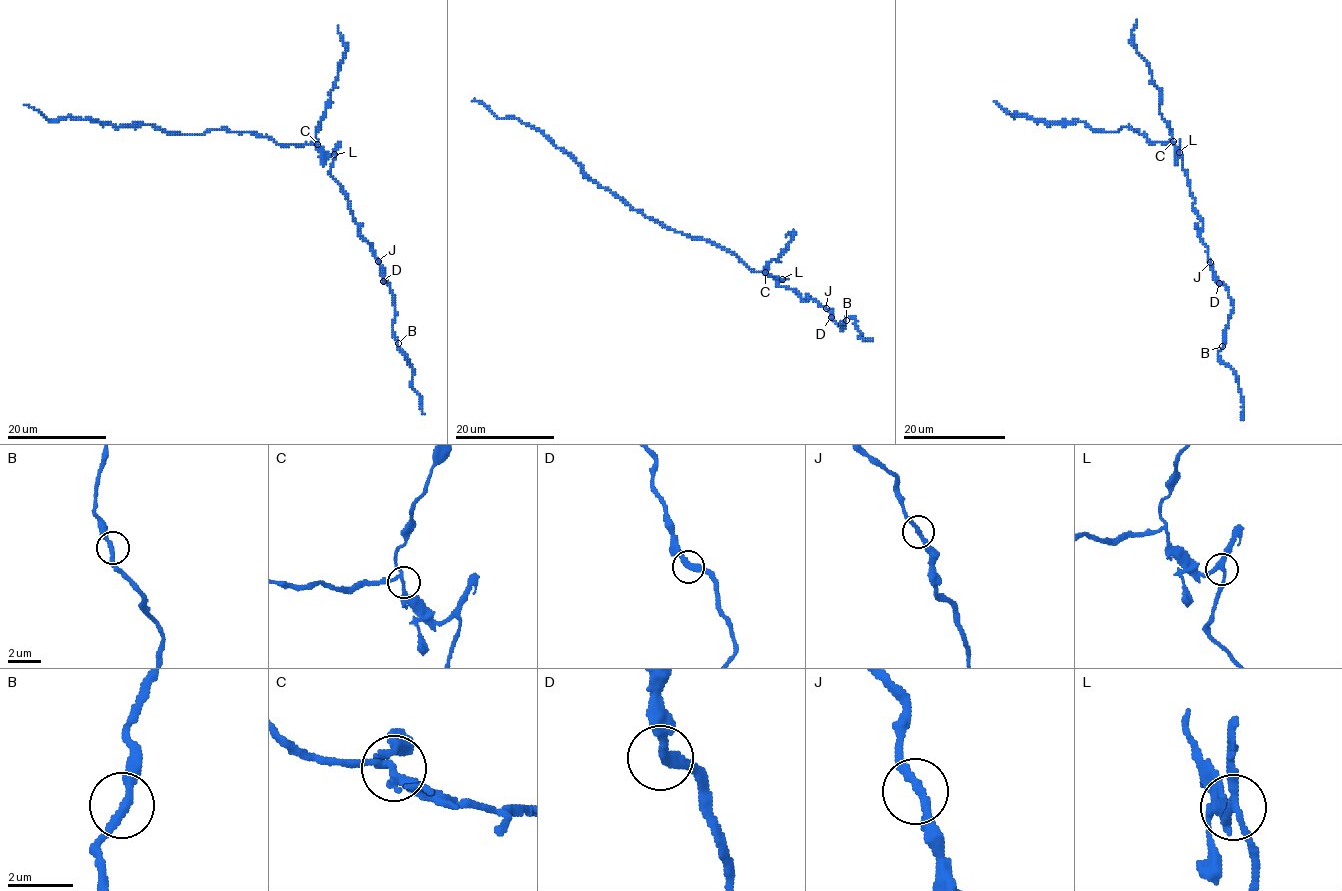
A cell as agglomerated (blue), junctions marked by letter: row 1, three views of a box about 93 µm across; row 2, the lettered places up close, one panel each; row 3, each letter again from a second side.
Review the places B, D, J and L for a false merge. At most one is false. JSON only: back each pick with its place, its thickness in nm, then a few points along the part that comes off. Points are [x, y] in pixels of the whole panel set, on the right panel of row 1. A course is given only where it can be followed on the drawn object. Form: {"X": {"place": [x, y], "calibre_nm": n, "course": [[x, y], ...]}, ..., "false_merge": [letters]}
{"L": {"place": [1179, 152], "calibre_nm": 220, "course": [[1179, 153], [1171, 141], [1151, 142], [1128, 126], [1096, 131], [1084, 122], [1049, 125], [1012, 117], [996, 100]]}, "false_merge": ["L"]}

